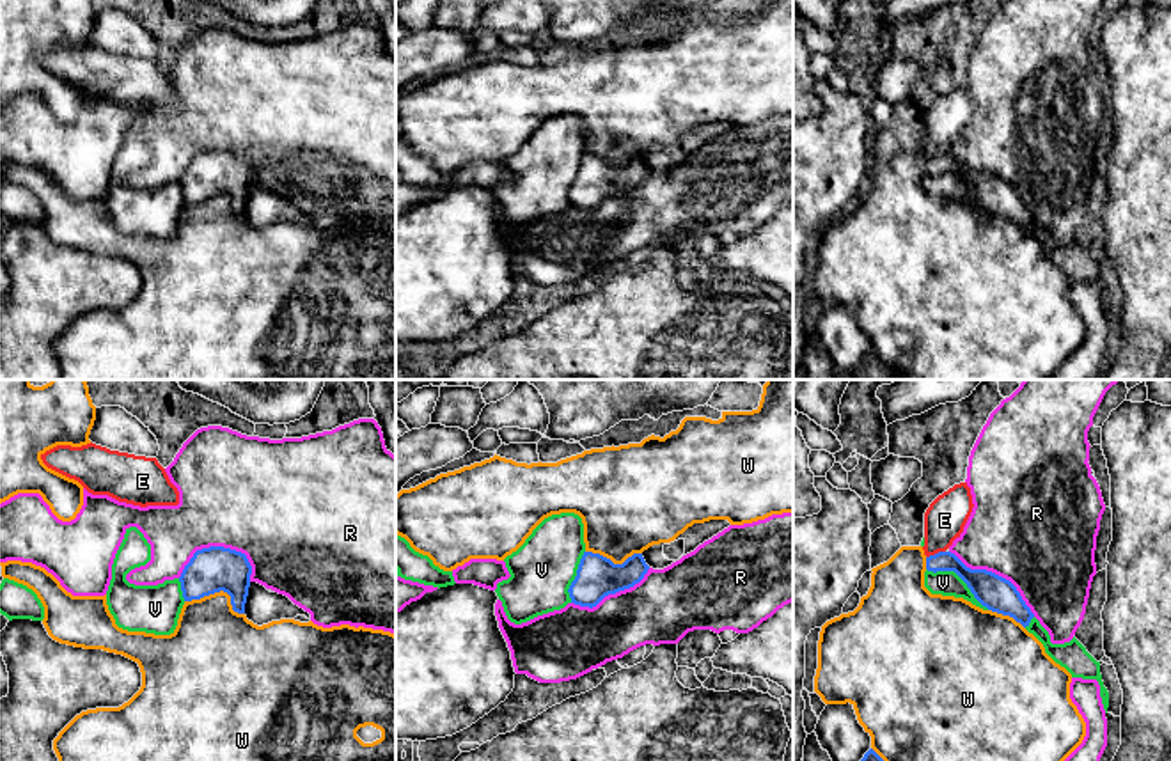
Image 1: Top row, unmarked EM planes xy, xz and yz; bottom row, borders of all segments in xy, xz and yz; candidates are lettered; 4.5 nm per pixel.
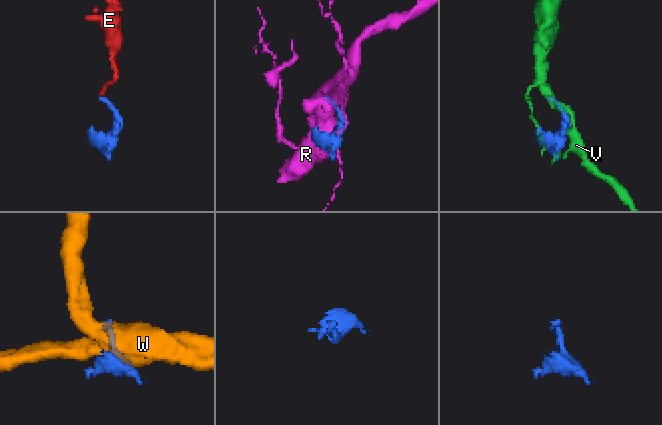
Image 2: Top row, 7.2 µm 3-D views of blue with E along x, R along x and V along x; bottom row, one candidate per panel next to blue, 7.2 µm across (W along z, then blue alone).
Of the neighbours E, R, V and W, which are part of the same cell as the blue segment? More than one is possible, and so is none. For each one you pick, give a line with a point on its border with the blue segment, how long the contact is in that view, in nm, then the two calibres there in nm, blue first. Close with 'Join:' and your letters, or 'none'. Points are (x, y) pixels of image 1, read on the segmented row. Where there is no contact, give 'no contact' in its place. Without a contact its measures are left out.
E: meets blue in yz at (935, 554); contact 90 nm long; 120 nm thick on the blue side, 190 nm on the other
Join: E

